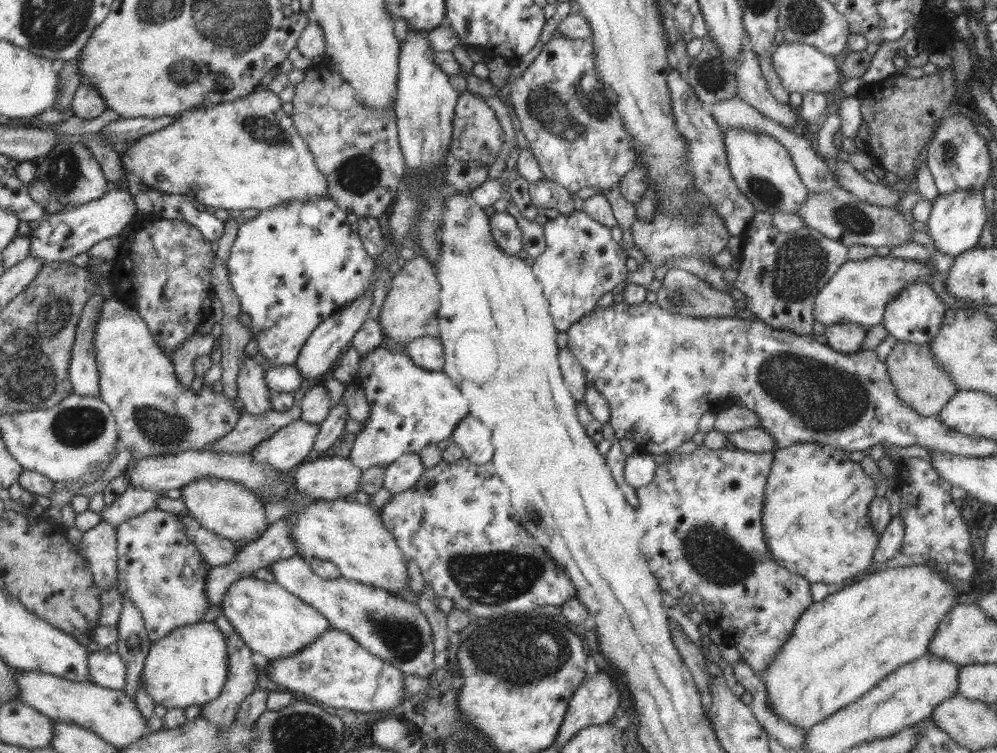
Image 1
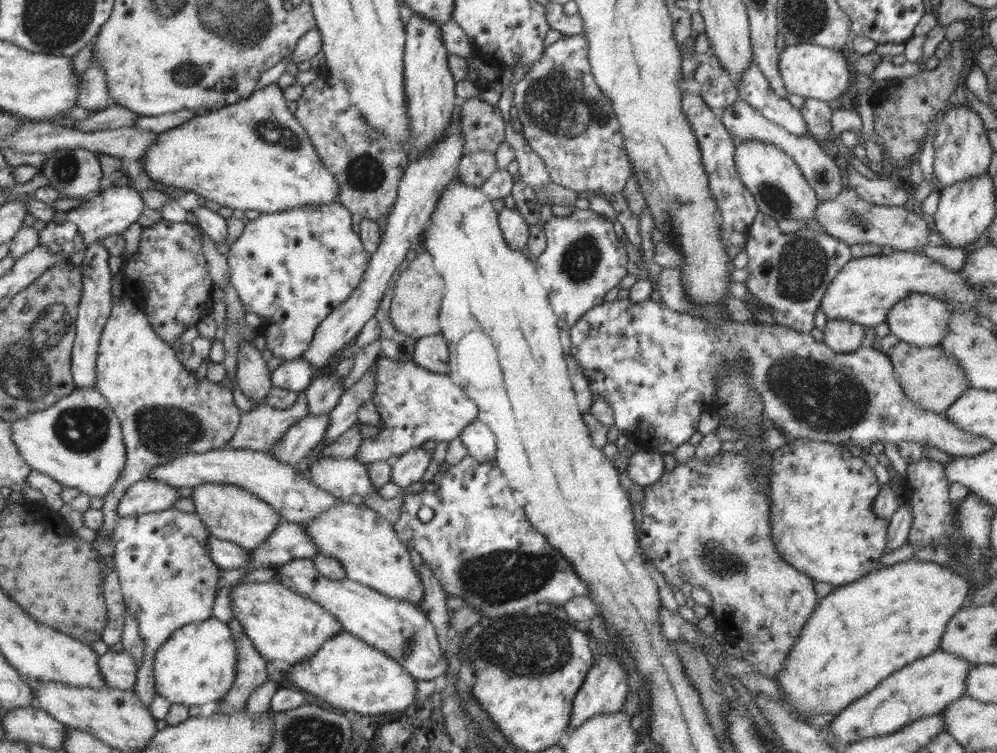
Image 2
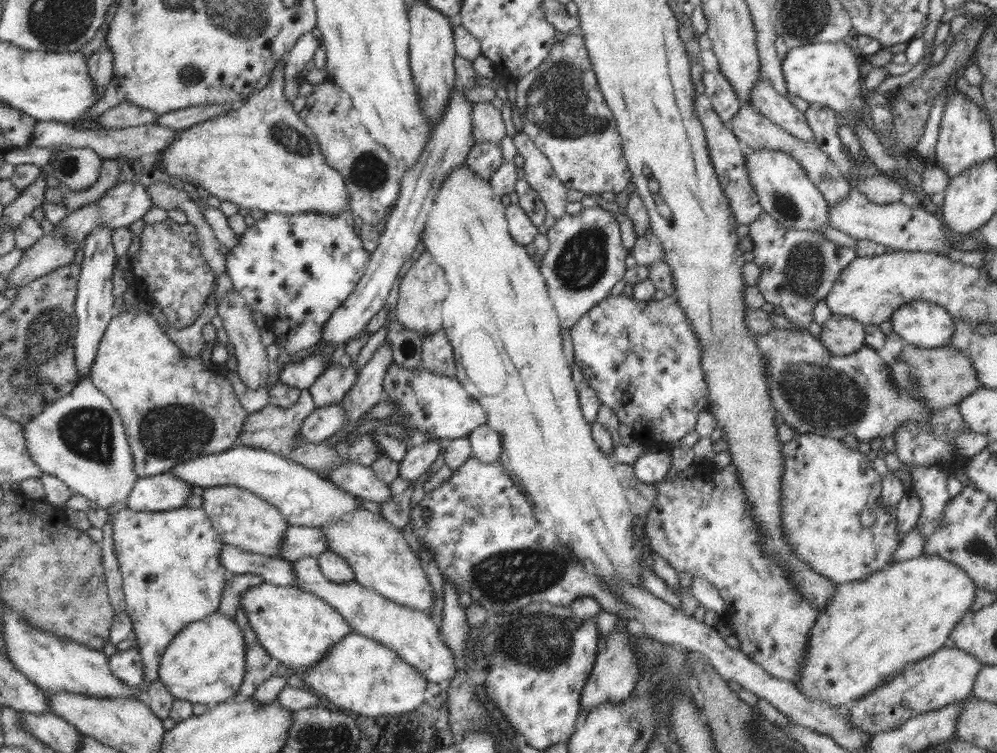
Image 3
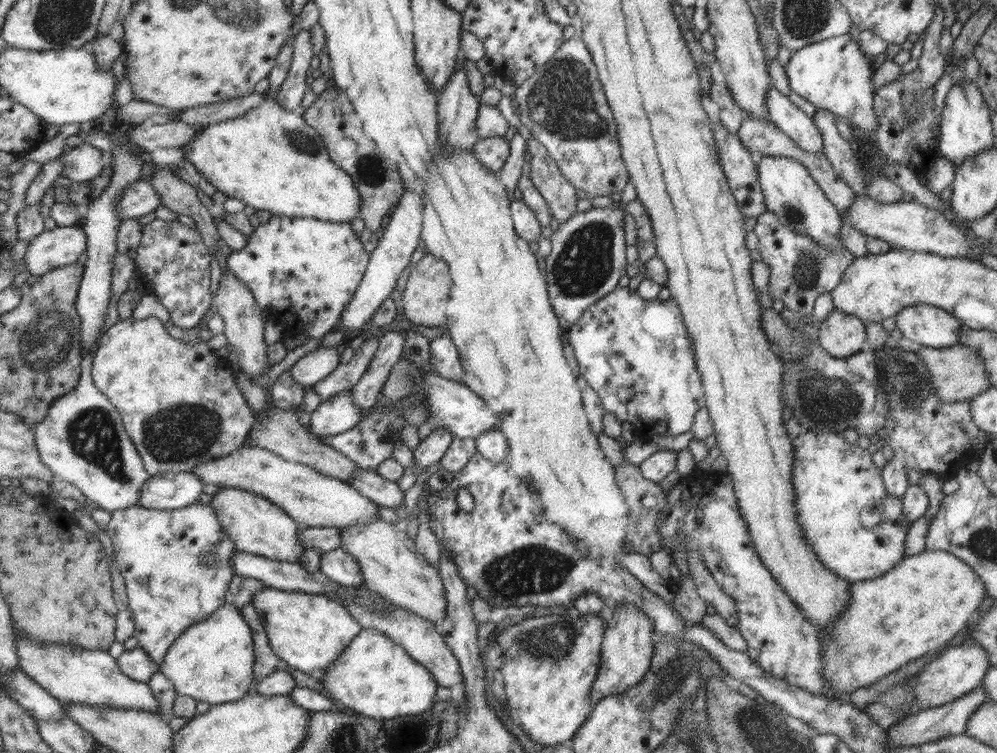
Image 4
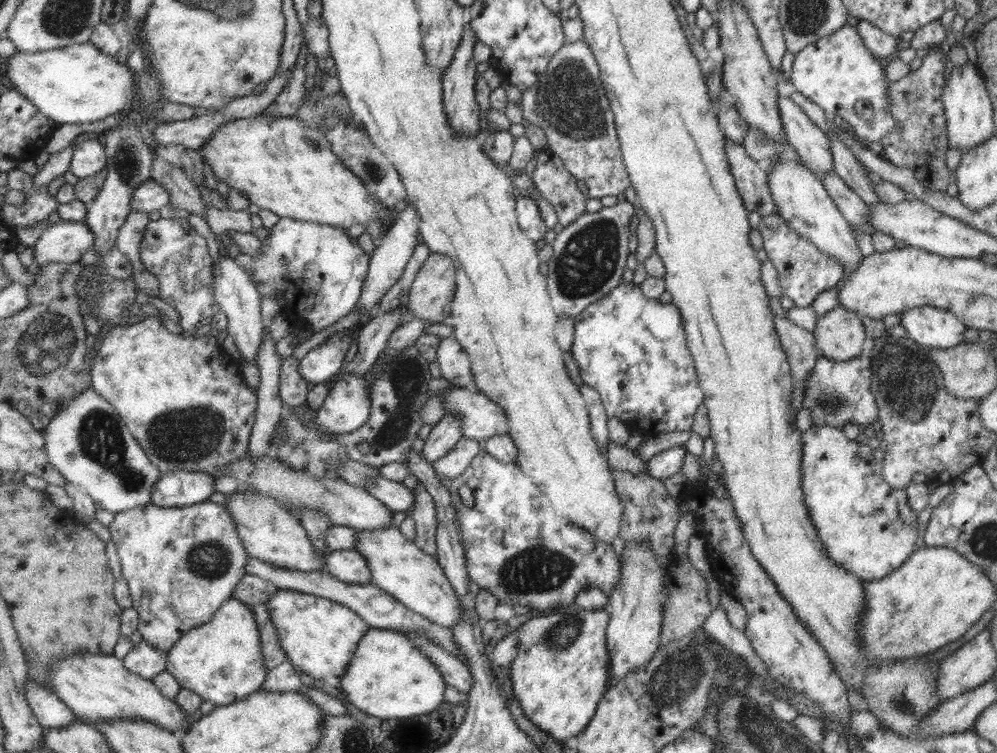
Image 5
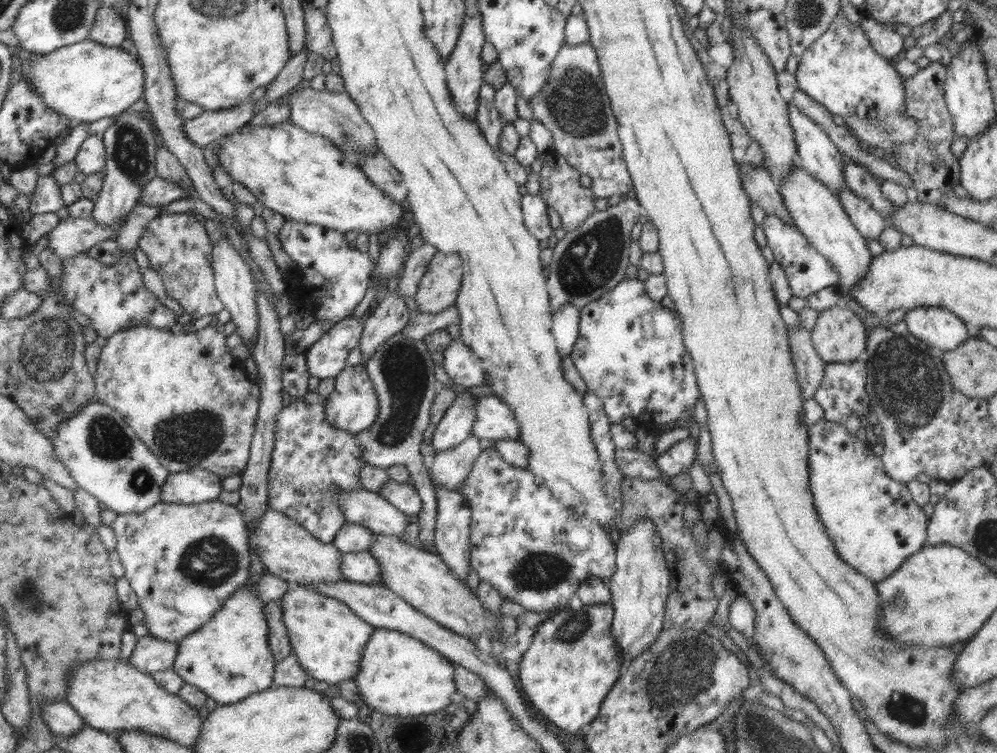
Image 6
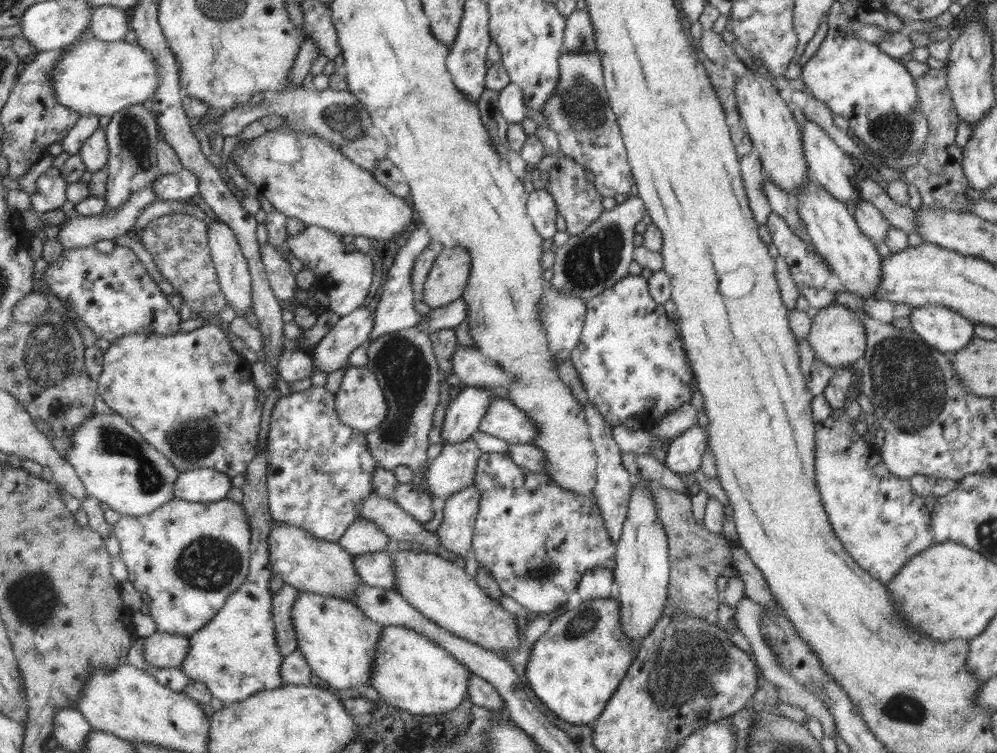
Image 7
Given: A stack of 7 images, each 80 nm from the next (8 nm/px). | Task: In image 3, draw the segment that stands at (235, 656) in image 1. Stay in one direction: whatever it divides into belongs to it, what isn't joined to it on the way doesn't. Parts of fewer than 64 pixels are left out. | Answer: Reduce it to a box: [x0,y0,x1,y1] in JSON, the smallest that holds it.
[235,609,275,702]

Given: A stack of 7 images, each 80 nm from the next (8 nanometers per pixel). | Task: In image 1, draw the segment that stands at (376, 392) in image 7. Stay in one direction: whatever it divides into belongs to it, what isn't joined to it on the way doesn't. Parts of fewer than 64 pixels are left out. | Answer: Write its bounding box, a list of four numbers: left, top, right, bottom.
[249,419,319,473]

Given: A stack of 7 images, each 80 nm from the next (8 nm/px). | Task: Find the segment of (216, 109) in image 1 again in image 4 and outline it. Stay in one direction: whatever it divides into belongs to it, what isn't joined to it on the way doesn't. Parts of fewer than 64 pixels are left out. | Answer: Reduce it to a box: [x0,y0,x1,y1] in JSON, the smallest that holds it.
[183,34,360,223]

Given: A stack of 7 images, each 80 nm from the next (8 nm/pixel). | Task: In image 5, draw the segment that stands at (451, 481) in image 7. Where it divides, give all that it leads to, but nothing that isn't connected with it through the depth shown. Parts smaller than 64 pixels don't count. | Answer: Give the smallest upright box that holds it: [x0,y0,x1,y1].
[432,436,482,478]

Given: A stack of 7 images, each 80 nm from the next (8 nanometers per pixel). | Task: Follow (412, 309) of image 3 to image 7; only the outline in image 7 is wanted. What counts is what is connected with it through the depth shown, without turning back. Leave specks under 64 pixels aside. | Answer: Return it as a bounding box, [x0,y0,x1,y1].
[421,246,471,309]

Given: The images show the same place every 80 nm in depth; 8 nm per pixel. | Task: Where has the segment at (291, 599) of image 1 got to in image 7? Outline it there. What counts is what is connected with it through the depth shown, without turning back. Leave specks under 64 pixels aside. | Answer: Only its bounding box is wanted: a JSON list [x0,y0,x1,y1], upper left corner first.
[292,591,384,693]

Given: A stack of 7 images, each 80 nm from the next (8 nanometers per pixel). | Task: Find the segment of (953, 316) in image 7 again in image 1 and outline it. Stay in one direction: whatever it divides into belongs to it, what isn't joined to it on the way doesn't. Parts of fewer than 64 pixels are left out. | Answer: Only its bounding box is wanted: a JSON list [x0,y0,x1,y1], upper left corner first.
[883,281,947,345]

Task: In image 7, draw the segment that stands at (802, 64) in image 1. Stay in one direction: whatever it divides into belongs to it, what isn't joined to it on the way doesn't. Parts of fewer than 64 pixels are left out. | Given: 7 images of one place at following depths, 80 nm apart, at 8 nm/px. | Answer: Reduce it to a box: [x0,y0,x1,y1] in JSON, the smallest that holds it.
[801,1,930,172]

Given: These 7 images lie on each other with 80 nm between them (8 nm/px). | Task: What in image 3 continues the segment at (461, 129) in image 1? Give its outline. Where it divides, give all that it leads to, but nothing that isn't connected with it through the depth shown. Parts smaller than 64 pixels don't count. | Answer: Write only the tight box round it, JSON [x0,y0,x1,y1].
[472,102,507,145]

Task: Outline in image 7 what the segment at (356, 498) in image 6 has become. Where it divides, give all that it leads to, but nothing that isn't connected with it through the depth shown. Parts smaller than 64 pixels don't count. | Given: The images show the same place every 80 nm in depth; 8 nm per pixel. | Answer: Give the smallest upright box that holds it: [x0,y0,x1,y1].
[359,491,441,553]

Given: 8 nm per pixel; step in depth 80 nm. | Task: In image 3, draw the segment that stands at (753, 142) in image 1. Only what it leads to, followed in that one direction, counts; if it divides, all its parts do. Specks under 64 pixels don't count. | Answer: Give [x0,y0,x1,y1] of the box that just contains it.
[745,147,831,234]

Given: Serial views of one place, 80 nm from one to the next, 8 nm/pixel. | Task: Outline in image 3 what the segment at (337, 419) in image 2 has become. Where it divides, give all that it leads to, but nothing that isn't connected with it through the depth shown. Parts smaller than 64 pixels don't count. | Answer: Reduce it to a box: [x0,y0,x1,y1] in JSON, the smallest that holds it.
[340,340,392,424]

